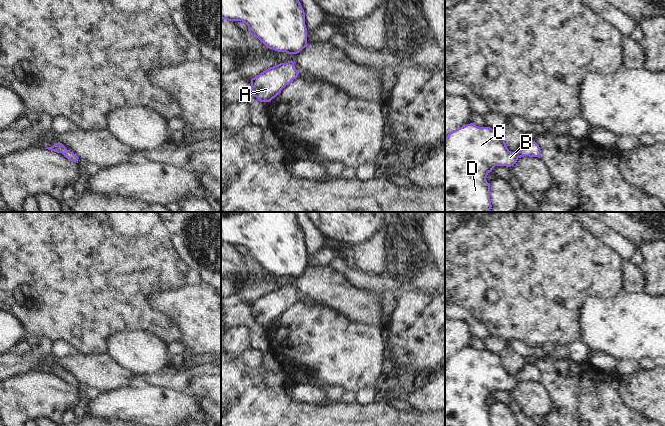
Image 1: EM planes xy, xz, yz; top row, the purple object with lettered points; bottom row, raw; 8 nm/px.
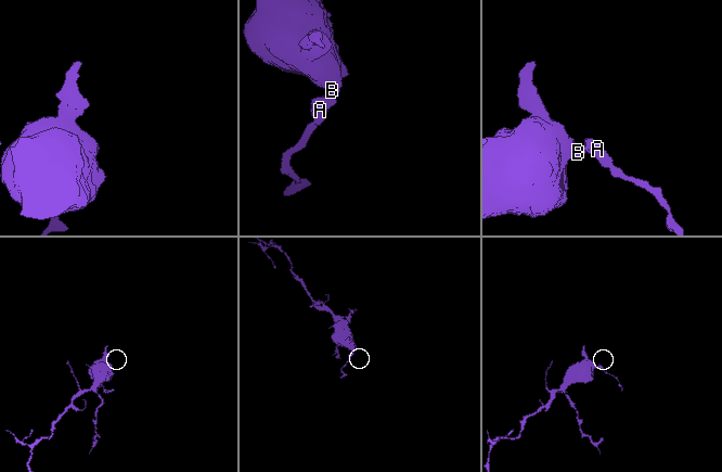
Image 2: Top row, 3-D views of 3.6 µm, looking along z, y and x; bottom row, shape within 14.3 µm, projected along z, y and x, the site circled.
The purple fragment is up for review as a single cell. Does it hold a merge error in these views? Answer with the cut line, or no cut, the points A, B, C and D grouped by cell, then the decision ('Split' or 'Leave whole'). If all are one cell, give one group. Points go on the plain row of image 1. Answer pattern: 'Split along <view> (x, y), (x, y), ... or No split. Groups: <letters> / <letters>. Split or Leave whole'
No split. Groups: A B C D. Leave whole.

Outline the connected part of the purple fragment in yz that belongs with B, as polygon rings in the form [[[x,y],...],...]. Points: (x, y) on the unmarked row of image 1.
[[[474,347],[467,348],[453,354],[445,362],[445,426],[490,426],[490,407],[486,401],[495,390],[513,390],[521,381],[541,380],[539,369],[528,362],[525,362],[521,374],[511,376],[505,367],[504,357],[498,356],[490,351],[478,351]]]

